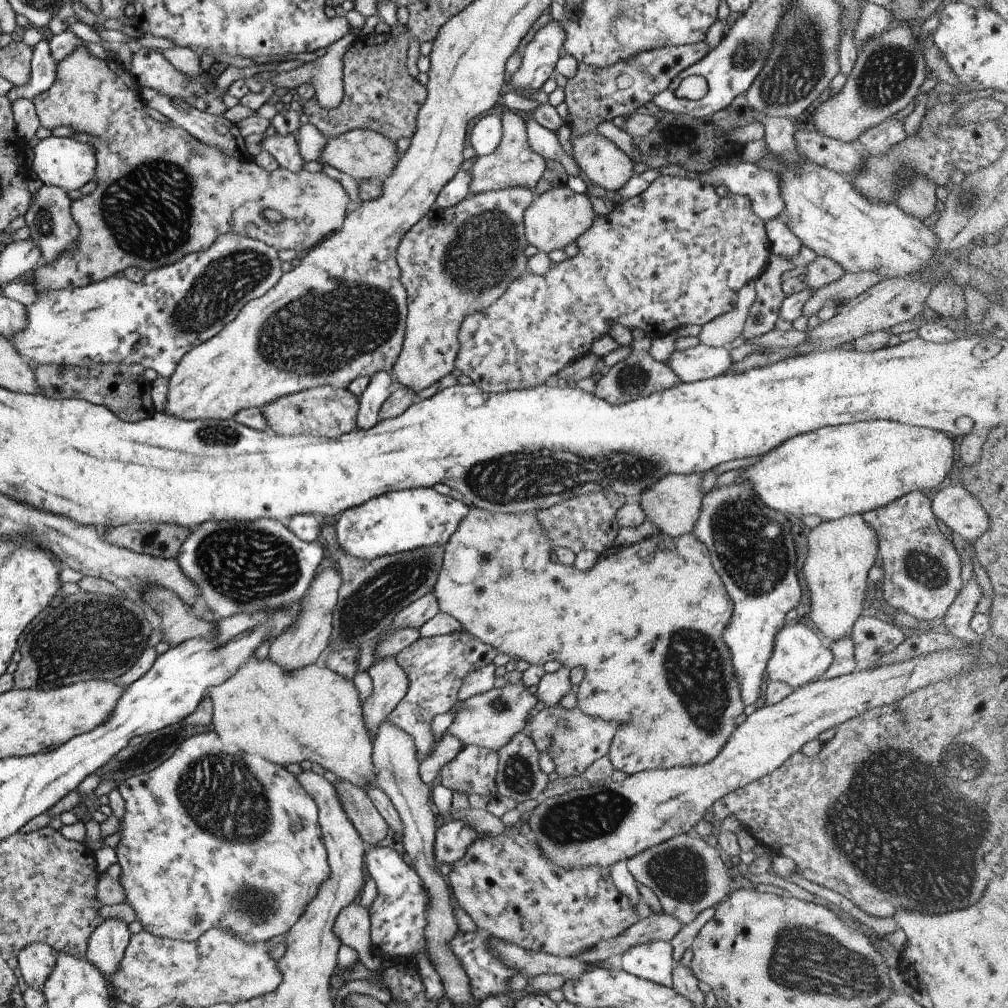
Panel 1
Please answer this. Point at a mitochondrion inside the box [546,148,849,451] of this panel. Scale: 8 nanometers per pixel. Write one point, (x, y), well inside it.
(633, 378)

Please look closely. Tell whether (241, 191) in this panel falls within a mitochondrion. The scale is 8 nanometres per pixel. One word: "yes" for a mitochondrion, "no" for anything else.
no

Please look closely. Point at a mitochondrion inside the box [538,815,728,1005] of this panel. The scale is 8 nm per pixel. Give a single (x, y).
(678, 870)

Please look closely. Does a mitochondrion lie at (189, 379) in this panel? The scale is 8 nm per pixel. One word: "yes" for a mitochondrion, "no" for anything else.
no

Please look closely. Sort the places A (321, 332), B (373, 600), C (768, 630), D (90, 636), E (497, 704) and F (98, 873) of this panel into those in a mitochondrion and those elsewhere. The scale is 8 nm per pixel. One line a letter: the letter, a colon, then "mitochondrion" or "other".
A: mitochondrion
B: mitochondrion
C: other
D: mitochondrion
E: mitochondrion
F: other

